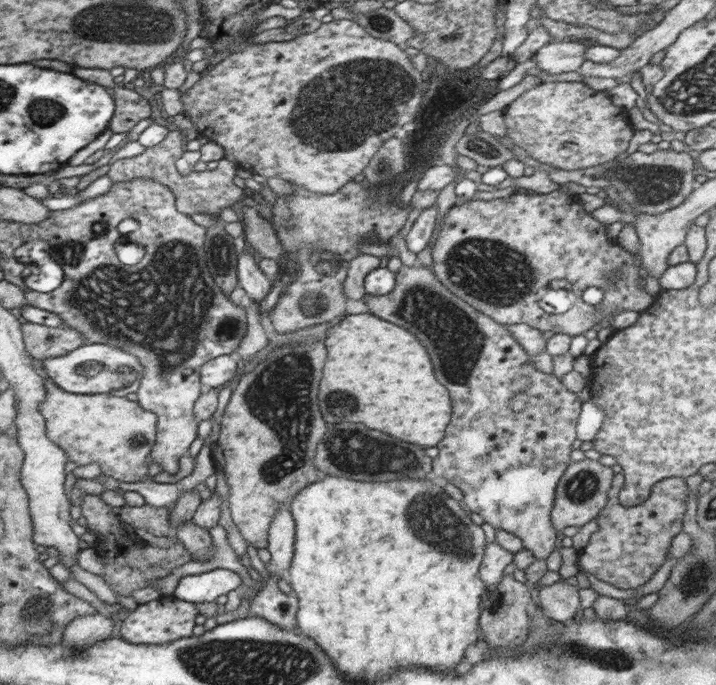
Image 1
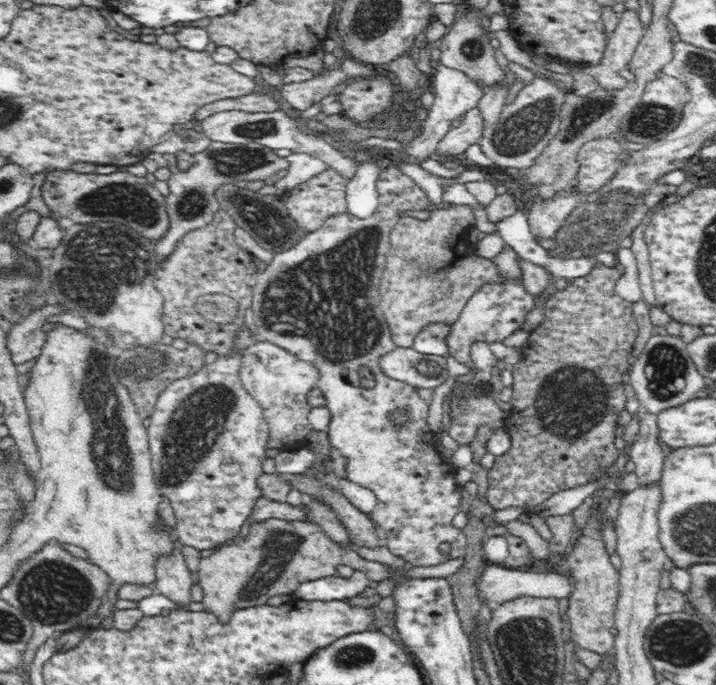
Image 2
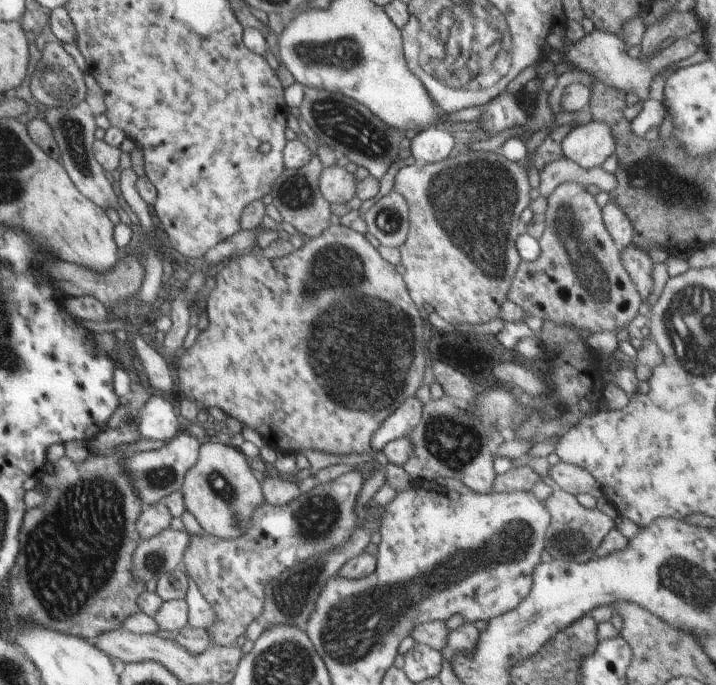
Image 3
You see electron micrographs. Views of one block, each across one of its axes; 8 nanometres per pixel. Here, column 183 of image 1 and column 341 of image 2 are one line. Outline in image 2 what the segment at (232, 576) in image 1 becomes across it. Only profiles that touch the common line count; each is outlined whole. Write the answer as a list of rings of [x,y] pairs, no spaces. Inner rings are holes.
[[[355,566],[355,571],[350,578],[342,578],[338,574],[324,576],[318,580],[302,583],[291,594],[290,600],[285,603],[297,600],[348,600],[358,596],[364,589],[368,588],[372,582],[368,580],[366,573]]]

